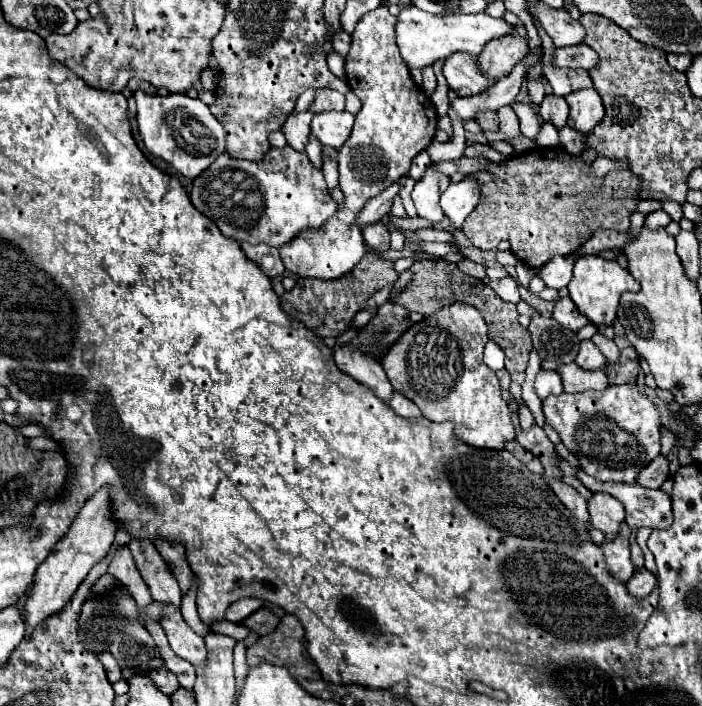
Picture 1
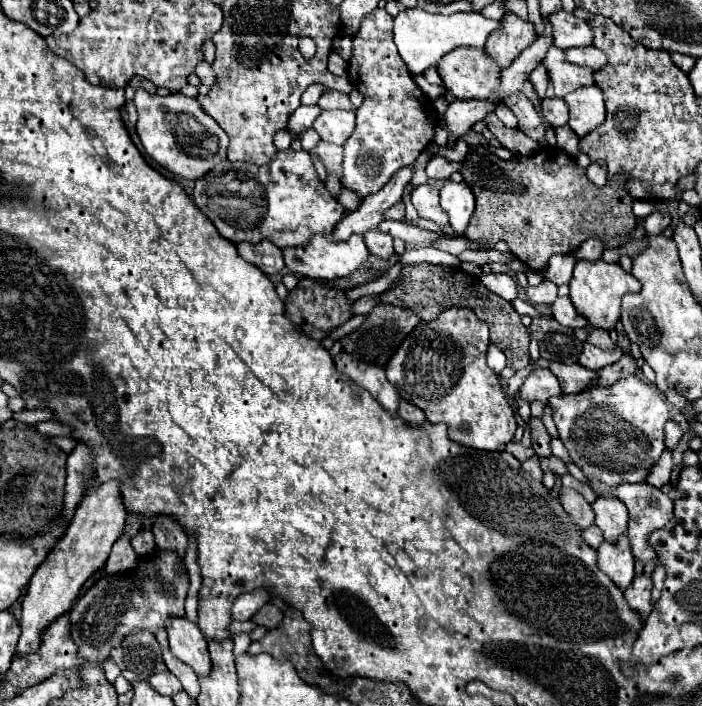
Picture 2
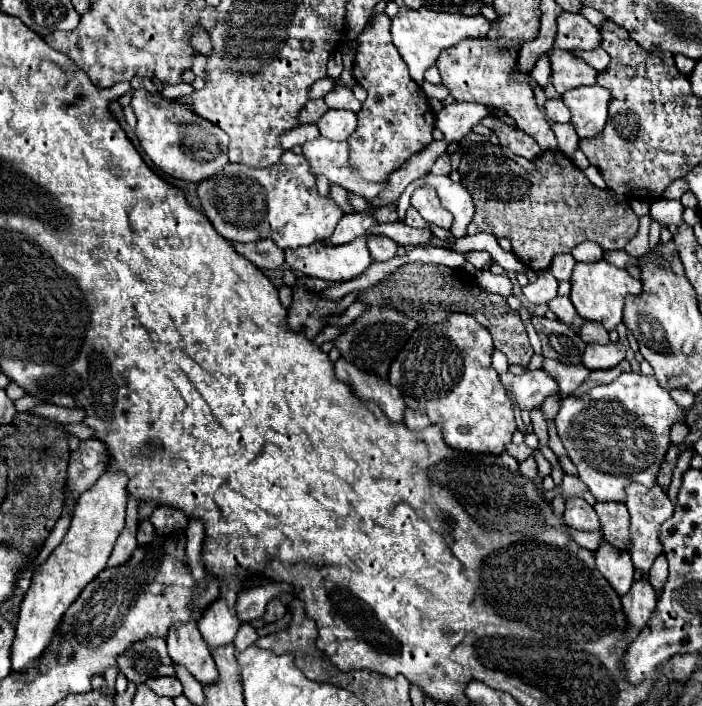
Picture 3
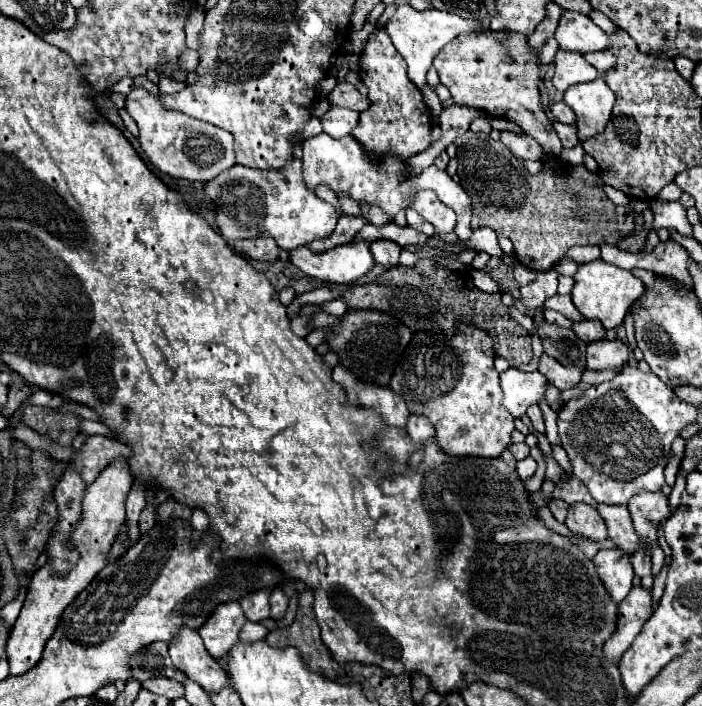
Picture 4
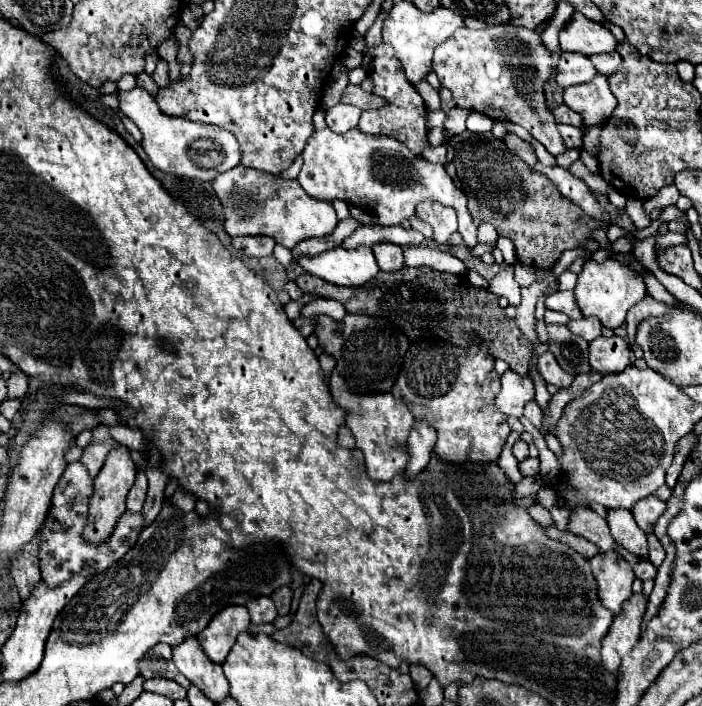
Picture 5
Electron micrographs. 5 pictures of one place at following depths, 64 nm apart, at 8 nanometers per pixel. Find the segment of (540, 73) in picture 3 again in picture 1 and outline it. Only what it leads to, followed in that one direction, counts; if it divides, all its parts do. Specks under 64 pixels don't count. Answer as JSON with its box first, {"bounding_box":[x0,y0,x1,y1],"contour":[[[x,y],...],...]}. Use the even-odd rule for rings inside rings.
{"bounding_box":[528,78,544,106],"contour":[[[538,78],[538,80],[534,80],[534,82],[528,84],[528,96],[530,96],[530,102],[532,102],[534,106],[538,106],[538,104],[542,102],[542,98],[544,98],[542,78]]]}

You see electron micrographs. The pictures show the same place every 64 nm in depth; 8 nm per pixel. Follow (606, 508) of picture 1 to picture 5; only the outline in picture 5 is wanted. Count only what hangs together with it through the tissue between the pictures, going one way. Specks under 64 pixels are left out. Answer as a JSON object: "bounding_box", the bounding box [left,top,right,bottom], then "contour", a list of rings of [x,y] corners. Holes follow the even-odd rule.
{"bounding_box":[606,508,648,558],"contour":[[[624,508],[606,510],[606,512],[608,512],[606,520],[610,526],[610,534],[616,540],[616,544],[620,544],[624,550],[628,550],[638,558],[646,558],[648,556],[646,534],[642,534],[640,528],[634,524],[632,512]]]}

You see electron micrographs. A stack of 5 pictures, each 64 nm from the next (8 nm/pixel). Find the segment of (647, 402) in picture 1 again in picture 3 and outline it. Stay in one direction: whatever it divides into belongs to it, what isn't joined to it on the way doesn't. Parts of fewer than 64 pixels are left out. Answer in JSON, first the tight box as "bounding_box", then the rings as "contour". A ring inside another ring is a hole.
{"bounding_box":[554,372,684,502],"contour":[[[630,372],[620,374],[614,382],[596,386],[582,396],[562,396],[554,422],[570,460],[578,468],[580,480],[590,488],[594,498],[598,502],[624,502],[624,488],[630,482],[638,482],[648,488],[656,484],[656,472],[664,460],[664,452],[670,446],[670,426],[674,422],[684,422],[684,410],[676,406],[668,390],[660,388],[654,376]]]}

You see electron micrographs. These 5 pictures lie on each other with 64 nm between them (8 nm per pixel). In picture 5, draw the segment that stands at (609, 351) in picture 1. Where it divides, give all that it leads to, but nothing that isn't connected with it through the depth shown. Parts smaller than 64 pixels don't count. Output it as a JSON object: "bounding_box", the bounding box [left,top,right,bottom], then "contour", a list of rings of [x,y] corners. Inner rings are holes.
{"bounding_box":[568,316,602,342],"contour":[[[594,316],[592,318],[580,318],[580,320],[570,320],[568,330],[582,336],[586,342],[592,342],[602,334],[602,324]]]}

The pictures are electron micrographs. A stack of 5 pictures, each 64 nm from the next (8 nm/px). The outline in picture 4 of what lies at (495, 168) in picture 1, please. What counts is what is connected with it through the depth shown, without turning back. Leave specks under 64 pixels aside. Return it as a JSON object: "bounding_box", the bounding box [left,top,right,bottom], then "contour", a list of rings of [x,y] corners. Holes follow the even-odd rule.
{"bounding_box":[456,134,634,272],"contour":[[[484,134],[460,144],[456,156],[460,184],[472,198],[472,230],[488,226],[498,236],[510,238],[518,262],[526,268],[544,272],[554,268],[572,246],[600,242],[616,246],[618,240],[634,234],[632,206],[616,206],[600,186],[574,178],[558,156],[546,156],[542,172],[530,174],[500,140]]]}

